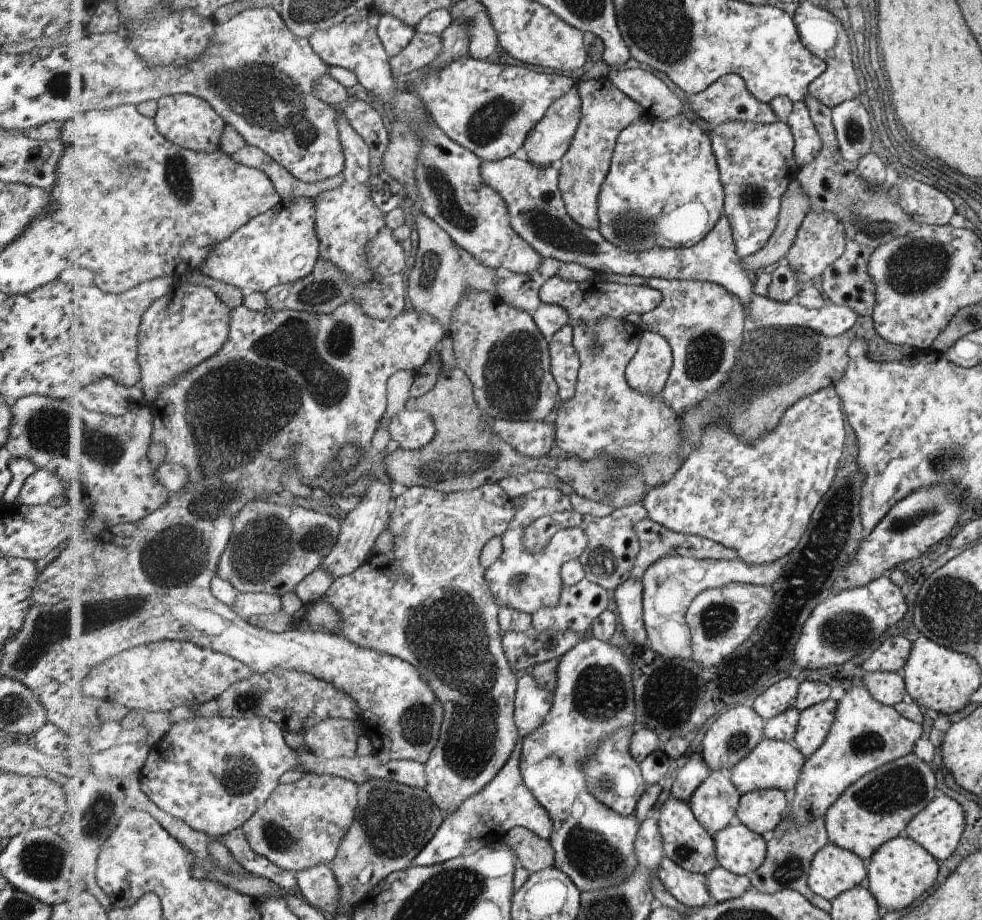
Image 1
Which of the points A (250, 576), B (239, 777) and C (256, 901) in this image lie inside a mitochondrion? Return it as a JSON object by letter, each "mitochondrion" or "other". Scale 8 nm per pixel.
{"A":"mitochondrion","B":"mitochondrion","C":"other"}

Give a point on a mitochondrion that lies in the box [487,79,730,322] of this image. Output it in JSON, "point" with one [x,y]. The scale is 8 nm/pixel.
{"point":[552,231]}

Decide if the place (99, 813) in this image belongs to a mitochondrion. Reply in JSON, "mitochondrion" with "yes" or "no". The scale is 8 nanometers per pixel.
{"mitochondrion":"yes"}

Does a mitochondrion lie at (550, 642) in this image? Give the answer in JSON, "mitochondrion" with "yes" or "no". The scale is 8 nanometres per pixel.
{"mitochondrion":"no"}

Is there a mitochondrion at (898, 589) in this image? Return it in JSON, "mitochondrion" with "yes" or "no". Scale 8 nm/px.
{"mitochondrion":"no"}

